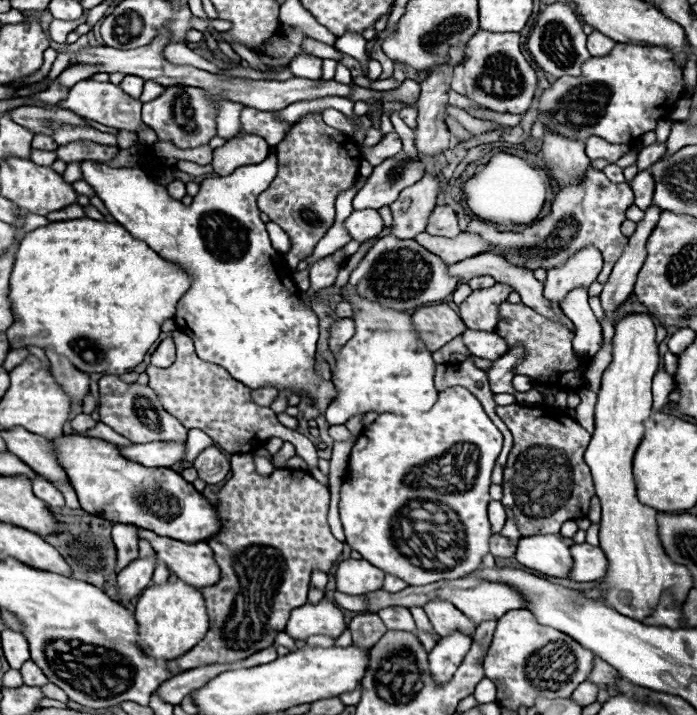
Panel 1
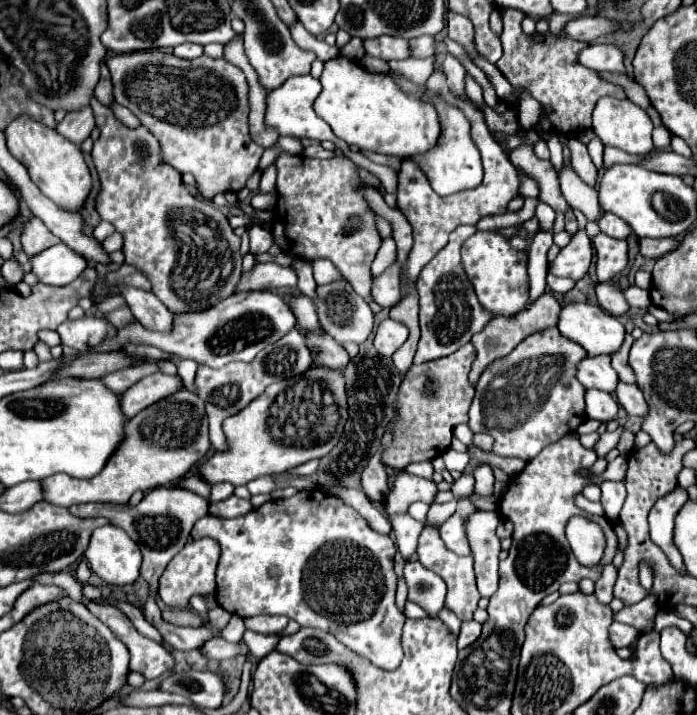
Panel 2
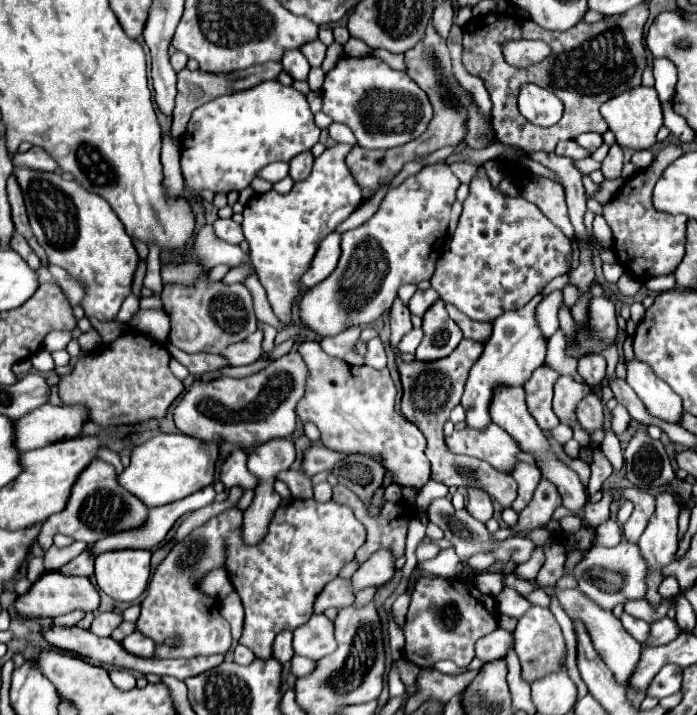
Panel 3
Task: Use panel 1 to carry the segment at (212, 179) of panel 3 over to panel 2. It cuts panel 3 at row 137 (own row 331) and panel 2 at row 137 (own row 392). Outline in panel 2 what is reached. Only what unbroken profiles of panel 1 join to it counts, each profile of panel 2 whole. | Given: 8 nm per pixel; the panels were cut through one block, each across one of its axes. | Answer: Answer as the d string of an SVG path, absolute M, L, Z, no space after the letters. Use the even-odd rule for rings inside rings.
M292 76L288 78L280 88L272 90L266 98L266 124L276 128L280 132L280 136L294 136L294 138L312 138L312 140L332 140L337 148L340 148L343 154L350 158L357 166L367 166L369 159L366 158L361 152L352 152L347 148L347 144L336 138L334 132L330 130L330 126L314 112L312 102L318 98L322 86L320 80L308 76Z

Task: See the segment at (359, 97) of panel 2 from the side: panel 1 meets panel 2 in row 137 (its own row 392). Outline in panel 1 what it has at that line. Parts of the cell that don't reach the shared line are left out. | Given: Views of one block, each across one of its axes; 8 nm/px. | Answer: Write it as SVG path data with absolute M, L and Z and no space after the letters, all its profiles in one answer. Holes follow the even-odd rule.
M356 292L344 300L354 306L352 320L356 324L356 334L336 354L332 382L338 394L324 414L328 424L340 426L352 416L366 412L408 416L412 412L430 410L438 398L438 390L434 386L434 370L438 364L420 340L412 314L406 310L384 308Z

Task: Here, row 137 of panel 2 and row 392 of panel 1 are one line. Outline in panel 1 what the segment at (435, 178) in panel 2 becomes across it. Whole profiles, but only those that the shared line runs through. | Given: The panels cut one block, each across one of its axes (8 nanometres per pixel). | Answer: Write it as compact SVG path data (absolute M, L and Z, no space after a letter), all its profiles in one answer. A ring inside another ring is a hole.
M452 386L452 388L446 388L444 392L440 392L438 402L428 412L428 416L422 418L422 422L408 422L406 418L394 416L394 414L380 414L370 426L366 426L362 430L358 442L354 444L352 454L350 454L350 462L348 462L350 482L344 482L342 490L340 490L340 520L342 520L342 526L344 526L344 534L346 534L346 544L352 550L358 550L362 554L362 558L372 562L374 566L382 568L388 574L400 576L410 586L426 586L426 584L432 584L432 582L438 582L438 580L456 580L456 578L468 576L472 570L476 570L480 566L482 558L488 554L488 540L492 536L490 522L488 522L488 516L486 516L486 508L488 508L488 502L490 502L488 488L490 488L490 474L492 474L494 462L500 454L500 446L502 446L500 430L486 416L480 402L462 386ZM412 500L416 500L414 502L416 508L410 508ZM442 504L446 504L448 508L442 508Z

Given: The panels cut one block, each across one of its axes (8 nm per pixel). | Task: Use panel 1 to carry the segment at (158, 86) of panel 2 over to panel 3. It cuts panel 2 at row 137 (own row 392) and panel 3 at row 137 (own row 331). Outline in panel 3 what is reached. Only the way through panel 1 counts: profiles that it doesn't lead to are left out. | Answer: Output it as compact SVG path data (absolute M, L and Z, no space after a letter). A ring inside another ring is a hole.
M264 62L260 66L252 66L252 68L246 68L246 70L236 70L236 72L230 72L230 74L208 74L208 72L200 72L200 70L182 70L178 74L178 94L176 94L176 106L174 106L174 114L172 114L172 134L174 138L178 140L184 130L186 130L186 122L190 120L190 114L210 102L212 98L218 98L218 96L224 96L224 94L232 94L232 92L238 92L238 90L246 90L246 88L252 88L264 80L276 80L278 74L282 72L282 64L280 62Z

